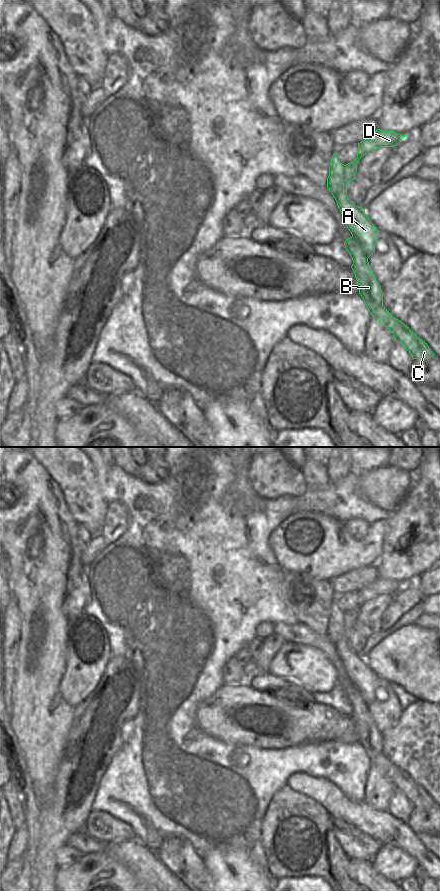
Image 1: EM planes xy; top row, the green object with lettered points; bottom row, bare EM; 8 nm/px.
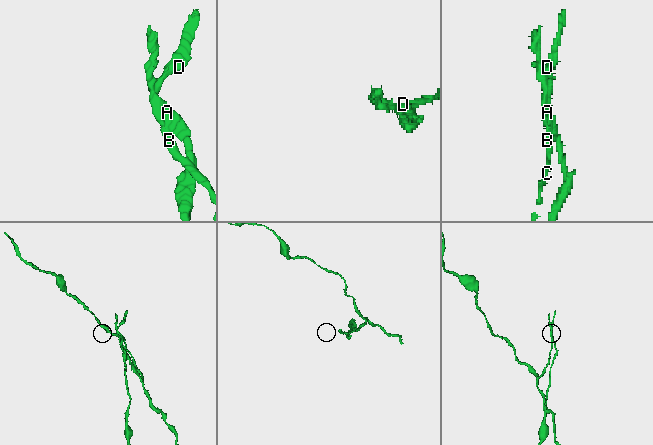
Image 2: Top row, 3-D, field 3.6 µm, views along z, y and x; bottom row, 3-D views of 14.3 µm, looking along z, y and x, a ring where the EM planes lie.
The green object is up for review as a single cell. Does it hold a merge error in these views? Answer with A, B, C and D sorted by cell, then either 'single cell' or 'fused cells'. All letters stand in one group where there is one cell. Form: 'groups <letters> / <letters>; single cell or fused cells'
groups A / B C D; fused cells

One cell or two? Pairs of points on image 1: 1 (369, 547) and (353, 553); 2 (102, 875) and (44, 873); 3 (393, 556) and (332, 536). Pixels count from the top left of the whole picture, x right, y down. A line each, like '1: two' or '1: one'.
1: one
2: two
3: two

